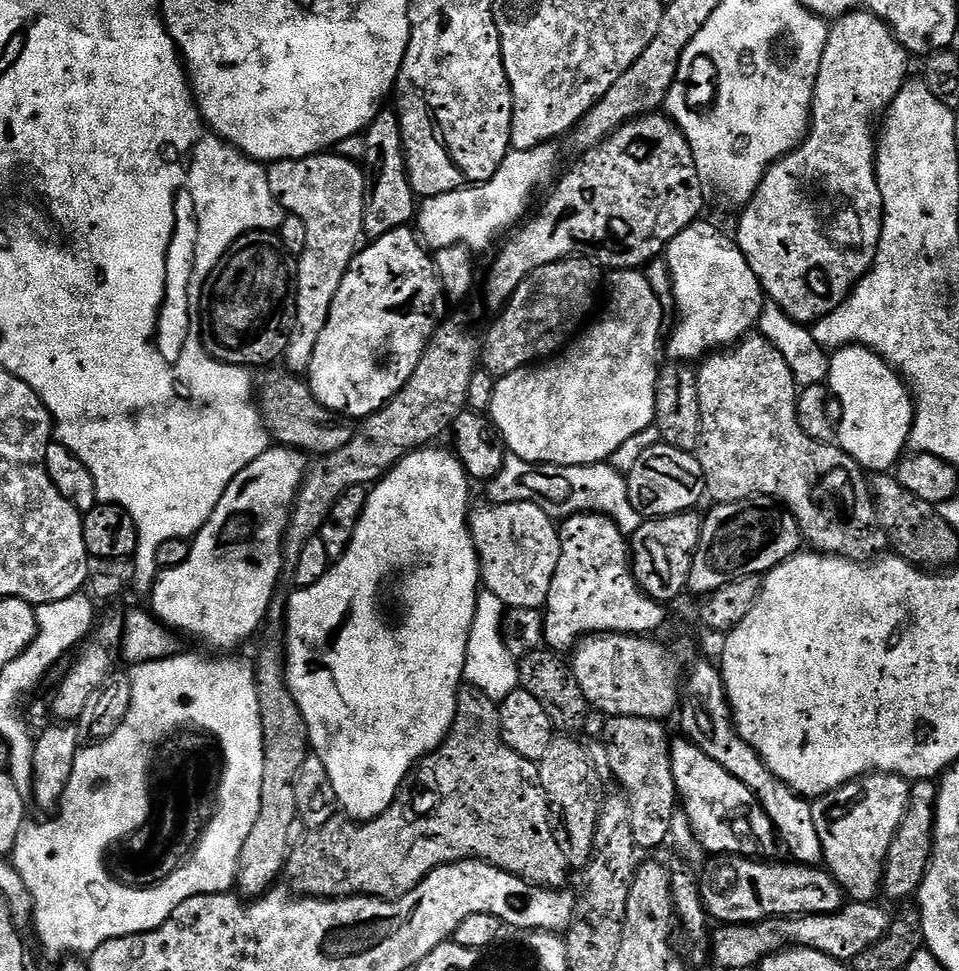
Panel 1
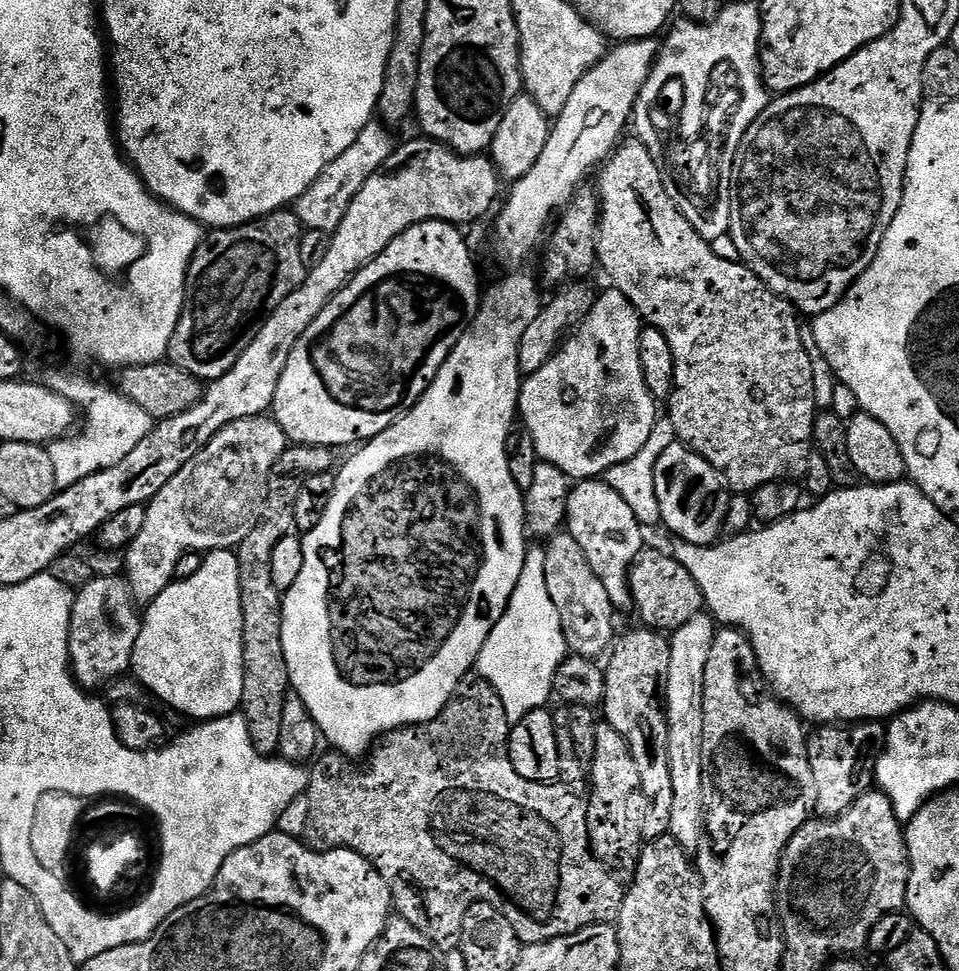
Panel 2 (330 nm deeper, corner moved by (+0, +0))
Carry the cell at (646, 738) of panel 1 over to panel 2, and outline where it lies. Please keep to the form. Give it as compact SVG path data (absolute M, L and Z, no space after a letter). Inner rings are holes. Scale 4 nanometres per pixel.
M636 626L633 632L622 636L613 643L607 657L608 664L603 669L603 719L614 726L614 730L618 730L622 738L626 738L630 754L634 754L634 762L638 762L640 771L644 774L644 786L651 799L668 802L672 798L672 783L667 767L670 746L664 695L670 674L670 640L667 635L647 626Z

